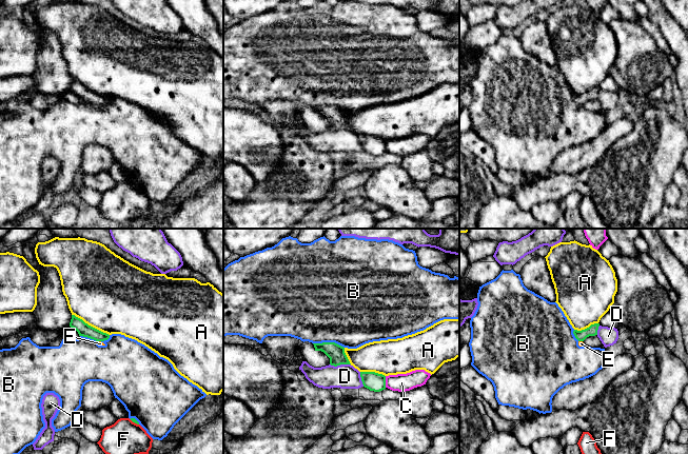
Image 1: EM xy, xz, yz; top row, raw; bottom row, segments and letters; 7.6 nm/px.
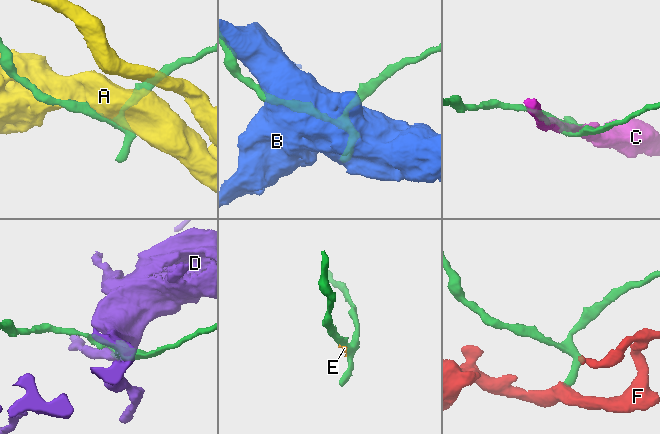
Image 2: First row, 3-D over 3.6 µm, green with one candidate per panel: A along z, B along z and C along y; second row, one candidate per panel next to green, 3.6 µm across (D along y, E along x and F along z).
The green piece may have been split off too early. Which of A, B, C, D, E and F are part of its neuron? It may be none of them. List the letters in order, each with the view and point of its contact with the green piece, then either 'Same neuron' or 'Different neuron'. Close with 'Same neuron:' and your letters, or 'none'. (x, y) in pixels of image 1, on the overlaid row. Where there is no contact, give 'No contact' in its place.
A: Touches green at xy (90, 326). Different neuron
B: Touches green at xz (329, 342). Different neuron
C: Touches green at xz (385, 381). Different neuron
D: Touches green at xz (340, 363). Different neuron
E: Touches green at yz (581, 340). Different neuron
F: Touches green at xy (134, 421). Different neuron
Same neuron: none

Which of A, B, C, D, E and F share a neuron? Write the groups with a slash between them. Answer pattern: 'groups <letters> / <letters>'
groups A / B E / C / D / F

